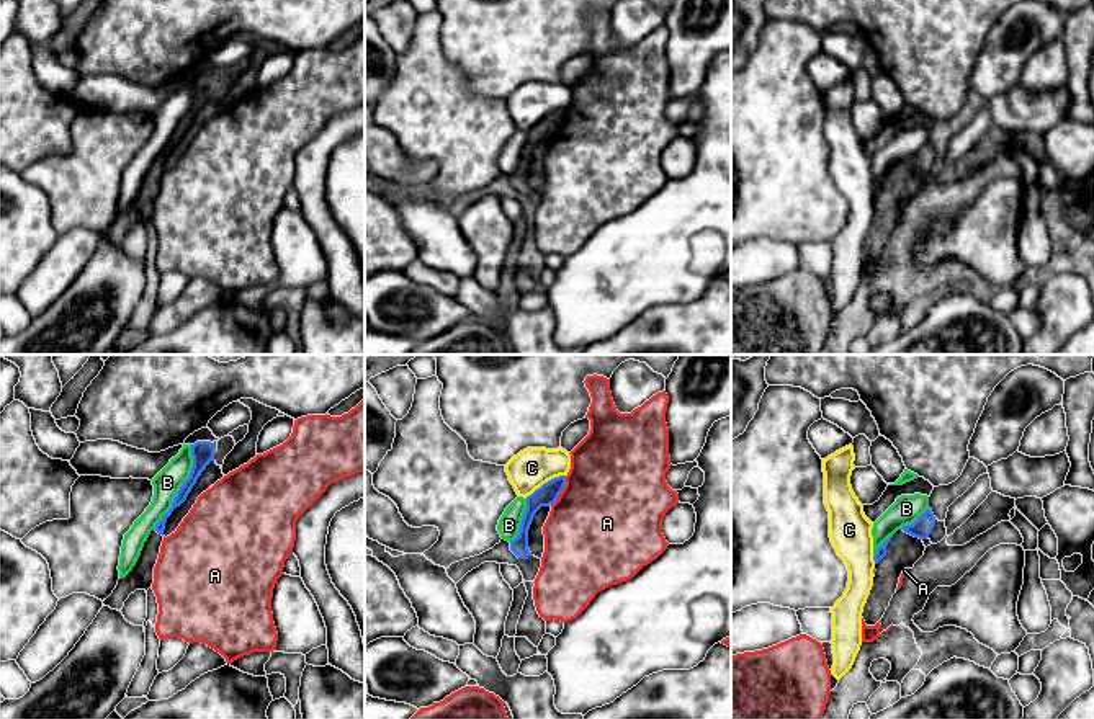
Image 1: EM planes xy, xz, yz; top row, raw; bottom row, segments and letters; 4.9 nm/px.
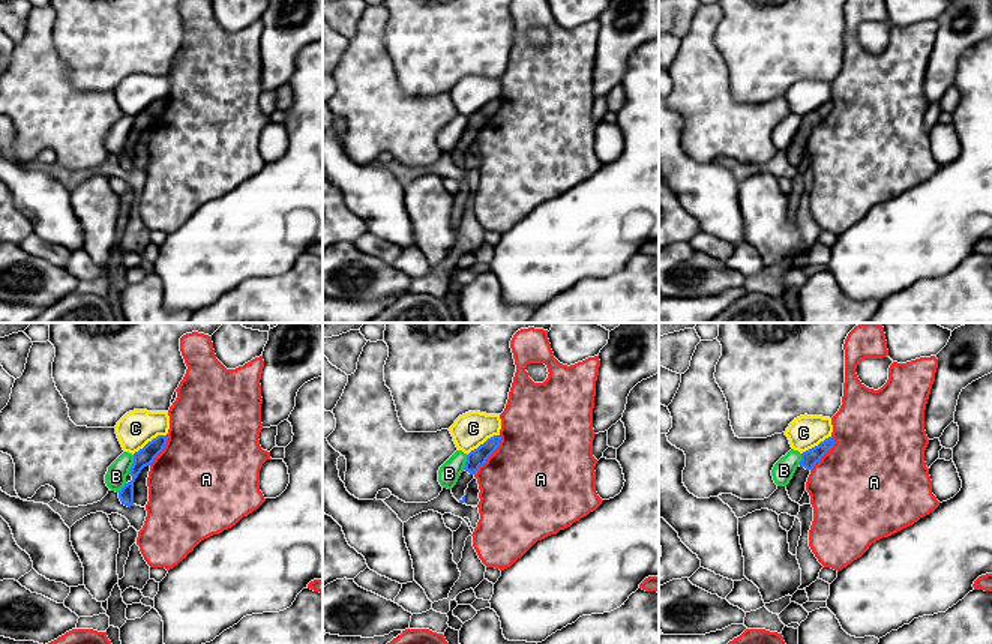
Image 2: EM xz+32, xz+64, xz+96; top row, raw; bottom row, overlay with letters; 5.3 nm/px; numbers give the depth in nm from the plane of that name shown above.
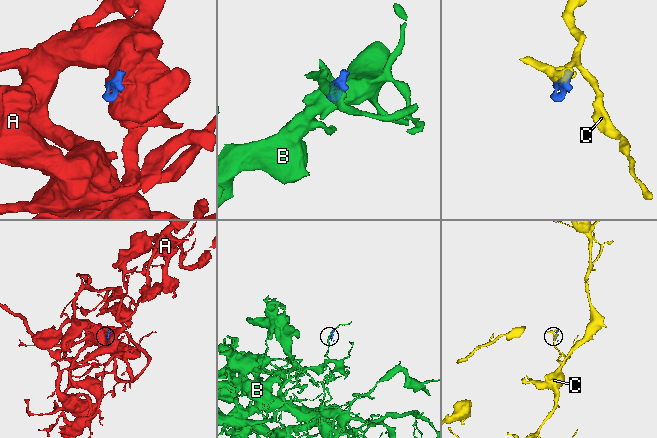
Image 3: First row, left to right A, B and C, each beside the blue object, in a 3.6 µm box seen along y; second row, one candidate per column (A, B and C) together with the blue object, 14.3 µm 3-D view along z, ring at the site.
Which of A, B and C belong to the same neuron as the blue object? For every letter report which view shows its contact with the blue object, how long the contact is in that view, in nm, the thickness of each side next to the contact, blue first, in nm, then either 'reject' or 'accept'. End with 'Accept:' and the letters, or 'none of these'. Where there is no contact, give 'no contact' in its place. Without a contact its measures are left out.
A: xz | 170 nm | 100/500 nm | reject
B: xy | 460 nm | 110/140 nm | reject
C: xz | 240 nm | 100/200 nm | reject
Accept: none of these

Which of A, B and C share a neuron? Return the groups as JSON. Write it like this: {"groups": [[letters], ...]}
{"groups": [["A"], ["B"], ["C"]]}

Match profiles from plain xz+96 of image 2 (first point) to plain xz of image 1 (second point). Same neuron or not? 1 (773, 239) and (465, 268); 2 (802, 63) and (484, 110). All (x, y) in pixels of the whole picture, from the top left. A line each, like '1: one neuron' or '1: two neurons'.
1: two neurons
2: two neurons

